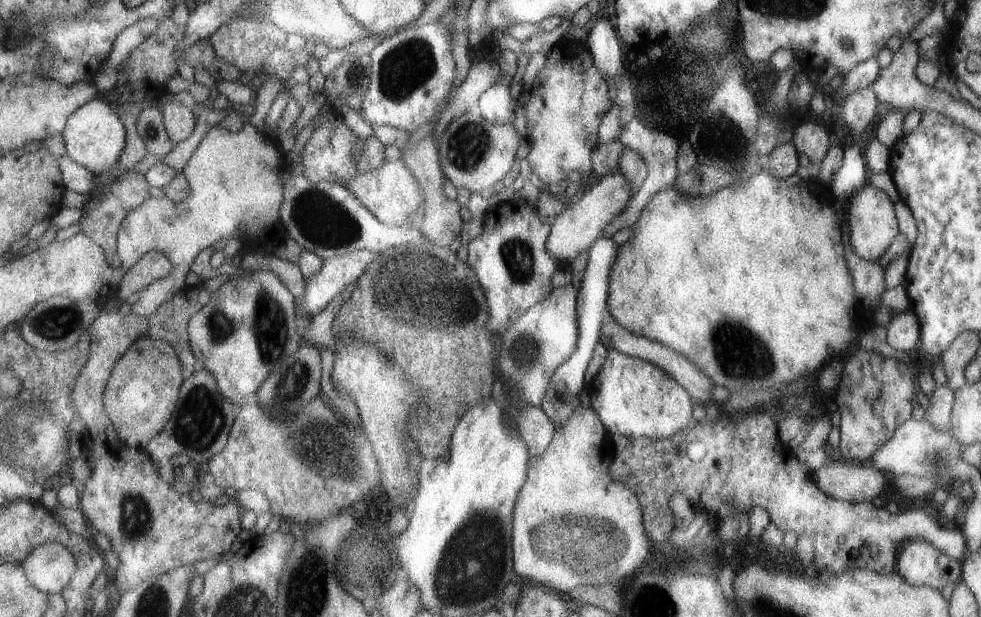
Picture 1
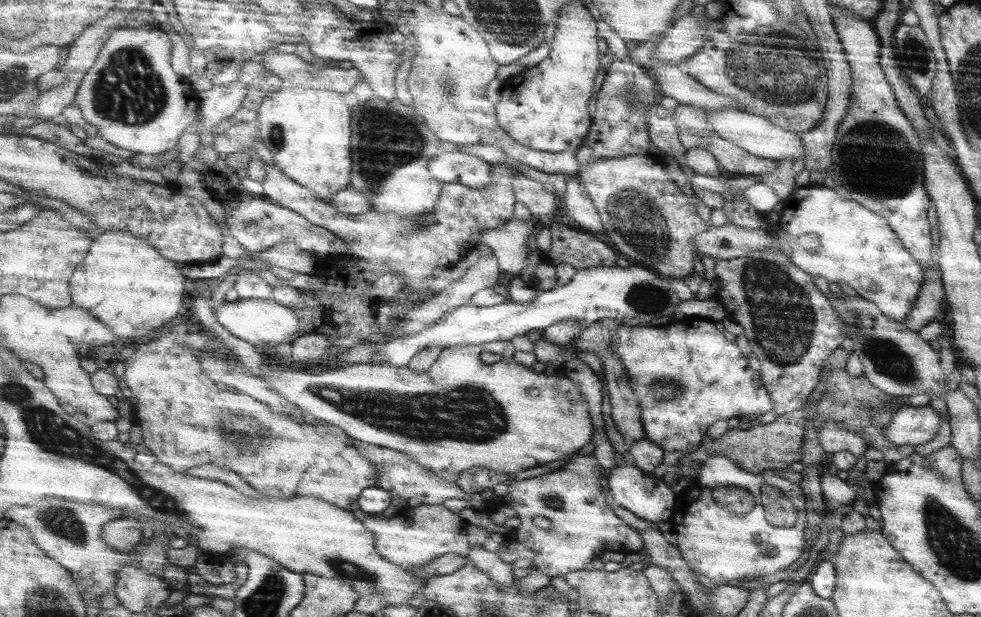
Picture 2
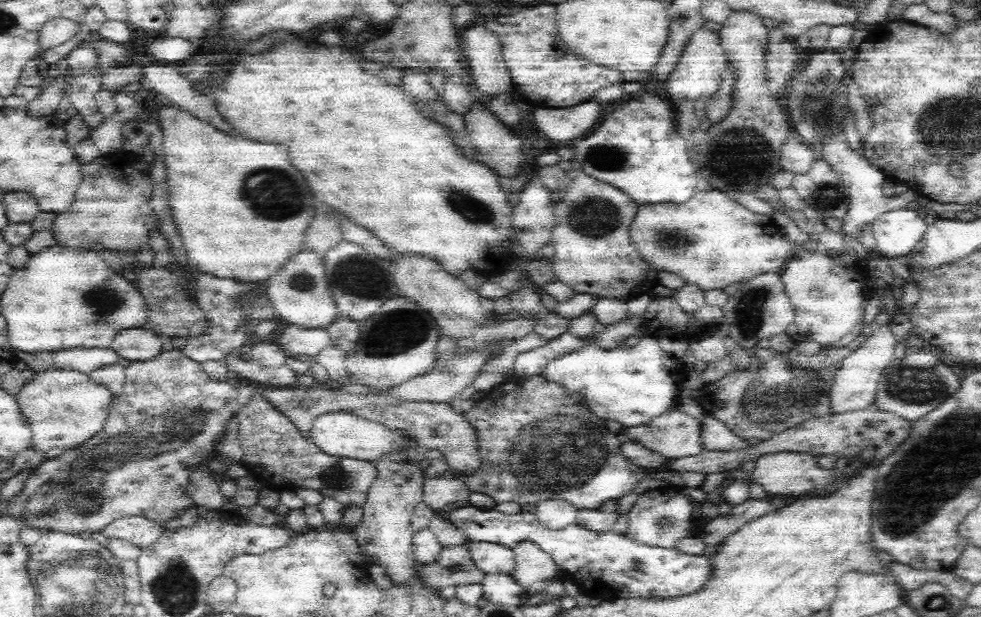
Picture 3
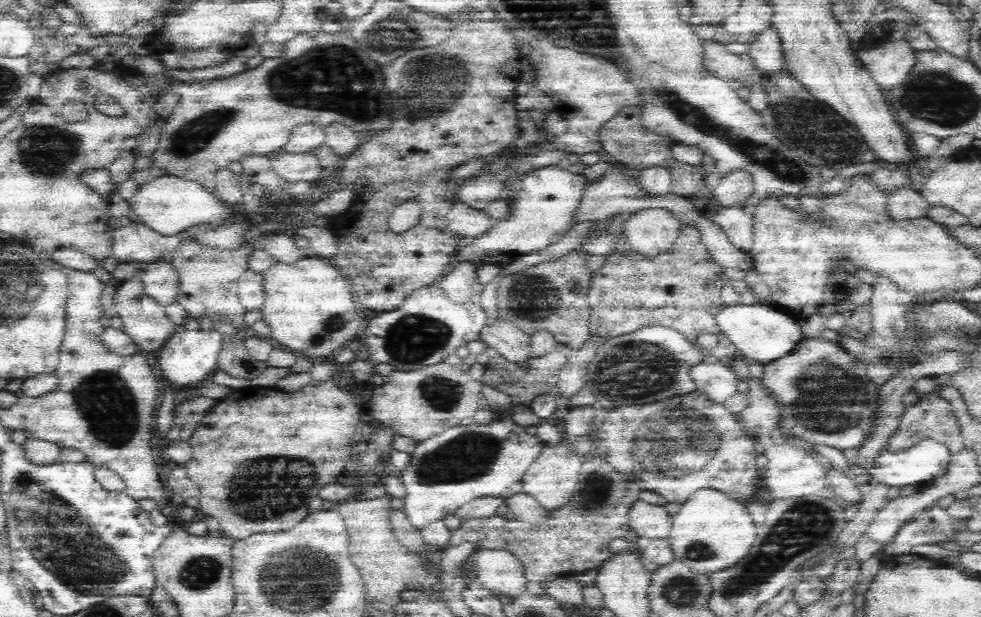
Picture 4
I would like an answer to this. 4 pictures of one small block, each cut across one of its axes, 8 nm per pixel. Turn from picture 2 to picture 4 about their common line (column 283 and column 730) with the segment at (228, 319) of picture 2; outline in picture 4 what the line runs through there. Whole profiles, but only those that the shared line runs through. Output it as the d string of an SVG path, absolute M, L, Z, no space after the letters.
M772 302L766 304L754 304L754 306L722 306L716 312L716 326L718 330L730 340L730 344L736 348L738 356L742 360L750 358L766 366L768 362L774 362L786 354L790 354L798 342L804 338L800 318L786 314L782 308L776 308Z

